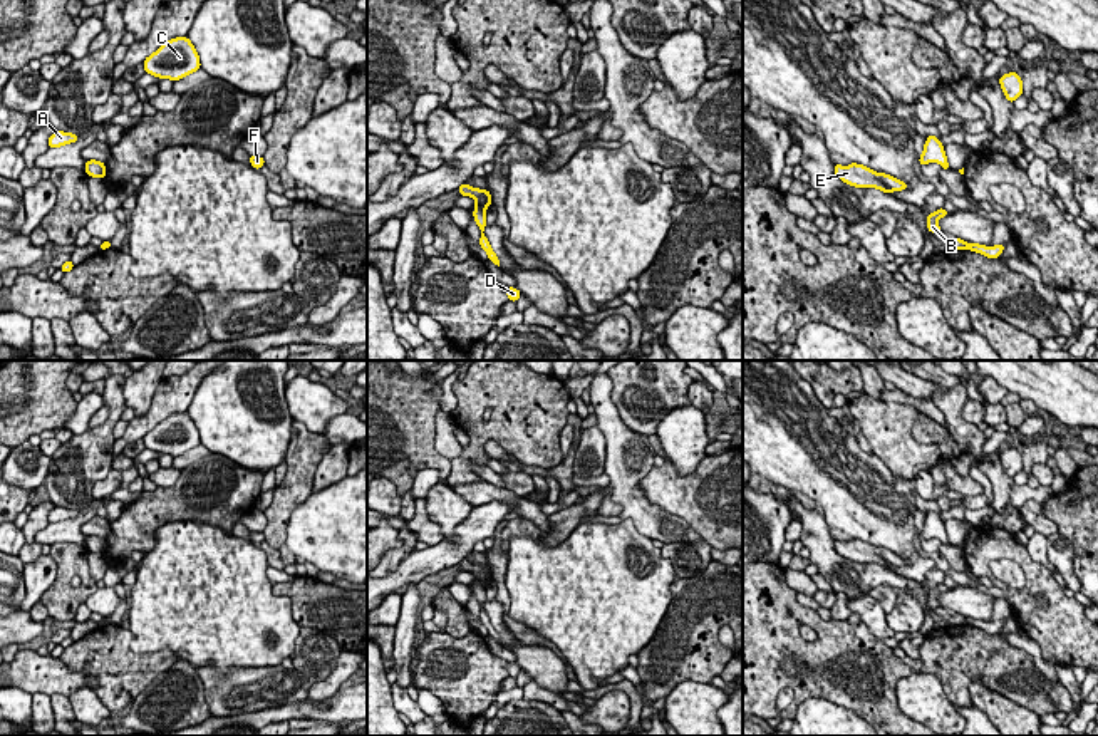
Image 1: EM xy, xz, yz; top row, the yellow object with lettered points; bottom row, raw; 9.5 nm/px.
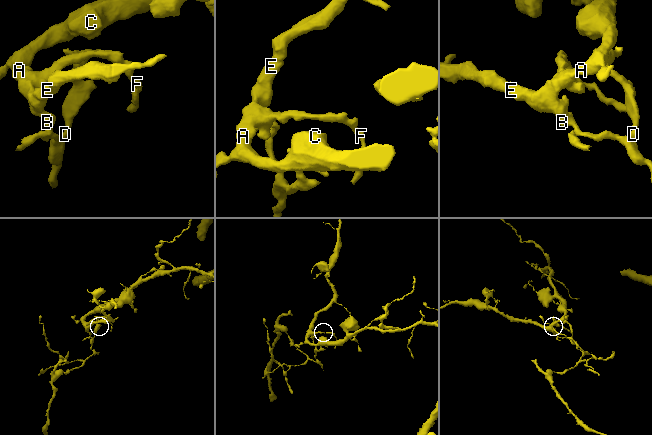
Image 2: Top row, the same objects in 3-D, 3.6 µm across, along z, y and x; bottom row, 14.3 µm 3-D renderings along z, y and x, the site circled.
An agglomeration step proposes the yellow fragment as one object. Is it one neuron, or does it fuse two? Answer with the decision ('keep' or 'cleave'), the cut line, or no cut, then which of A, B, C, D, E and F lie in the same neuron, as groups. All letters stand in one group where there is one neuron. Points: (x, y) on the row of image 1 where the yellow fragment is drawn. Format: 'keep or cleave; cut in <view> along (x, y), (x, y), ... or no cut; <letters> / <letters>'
cleave; cut in xz along (476, 203), (483, 208); A B C E F / D

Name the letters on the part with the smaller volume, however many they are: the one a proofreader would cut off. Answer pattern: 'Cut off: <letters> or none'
Cut off: D

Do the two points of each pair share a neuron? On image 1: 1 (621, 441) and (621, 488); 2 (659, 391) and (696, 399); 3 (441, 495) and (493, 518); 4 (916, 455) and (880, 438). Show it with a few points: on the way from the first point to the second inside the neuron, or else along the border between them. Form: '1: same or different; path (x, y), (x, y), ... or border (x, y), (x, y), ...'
1: same; path (621, 453), (621, 476)
2: different; border (693, 379), (688, 389), (688, 403)
3: different; border (473, 508), (456, 527), (456, 539), (448, 540)
4: same; path (907, 453), (902, 453), (889, 440)

